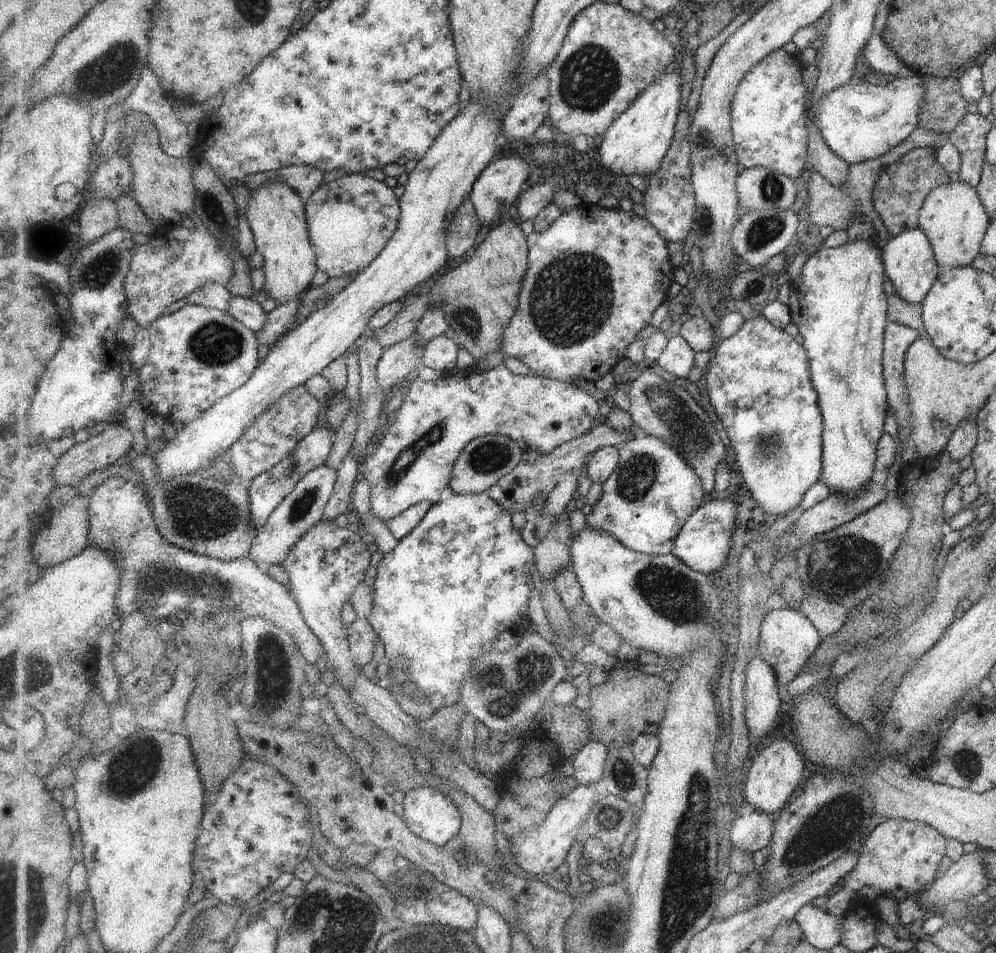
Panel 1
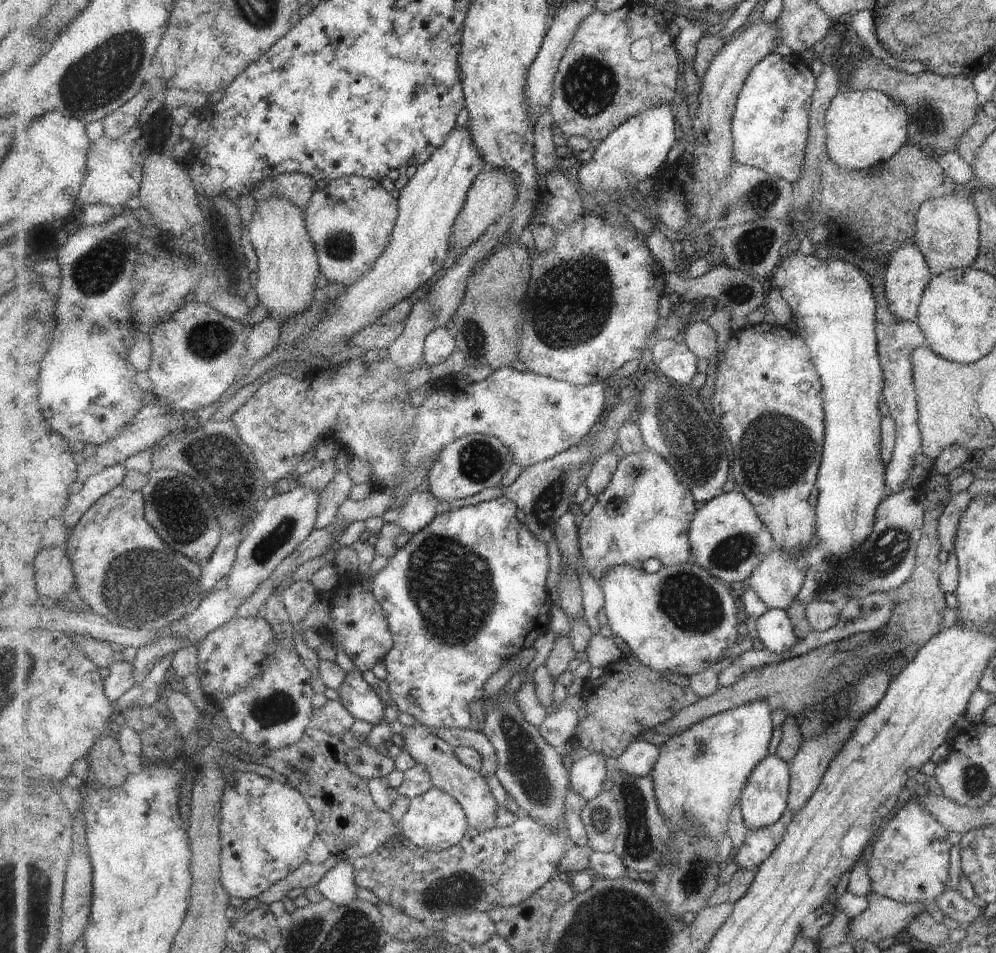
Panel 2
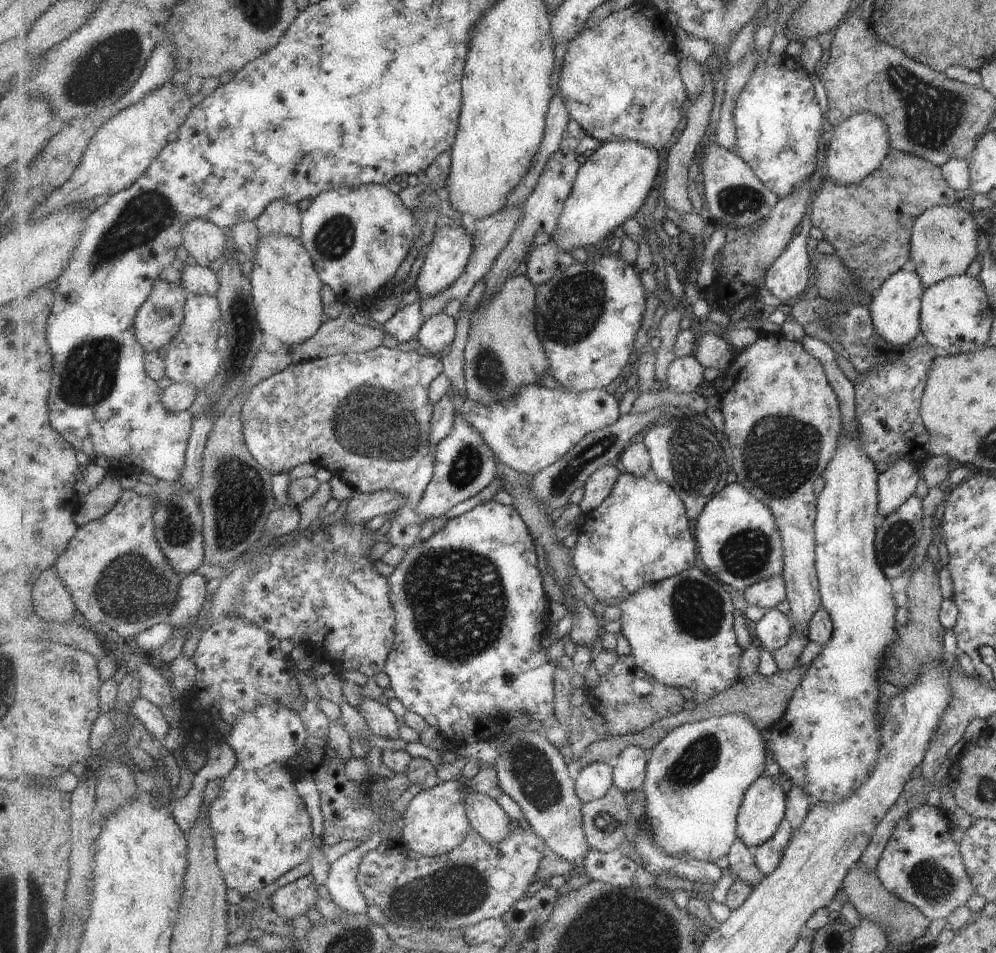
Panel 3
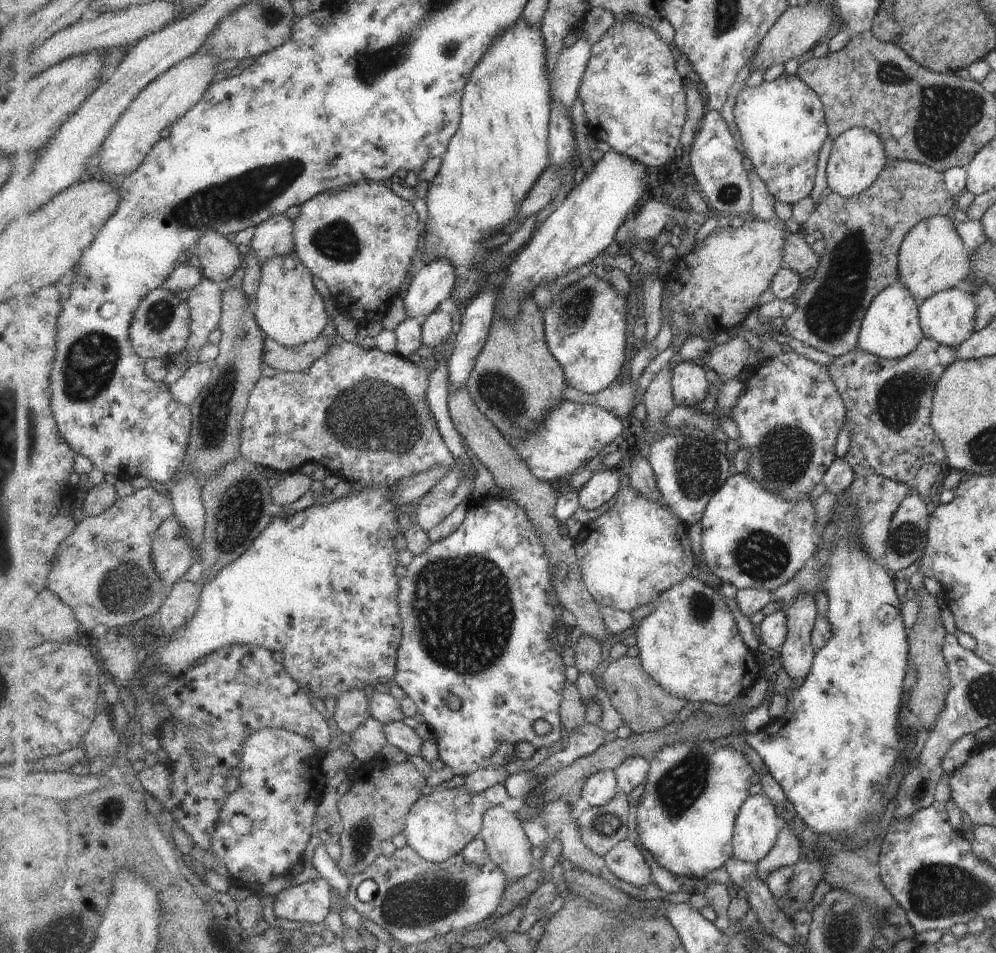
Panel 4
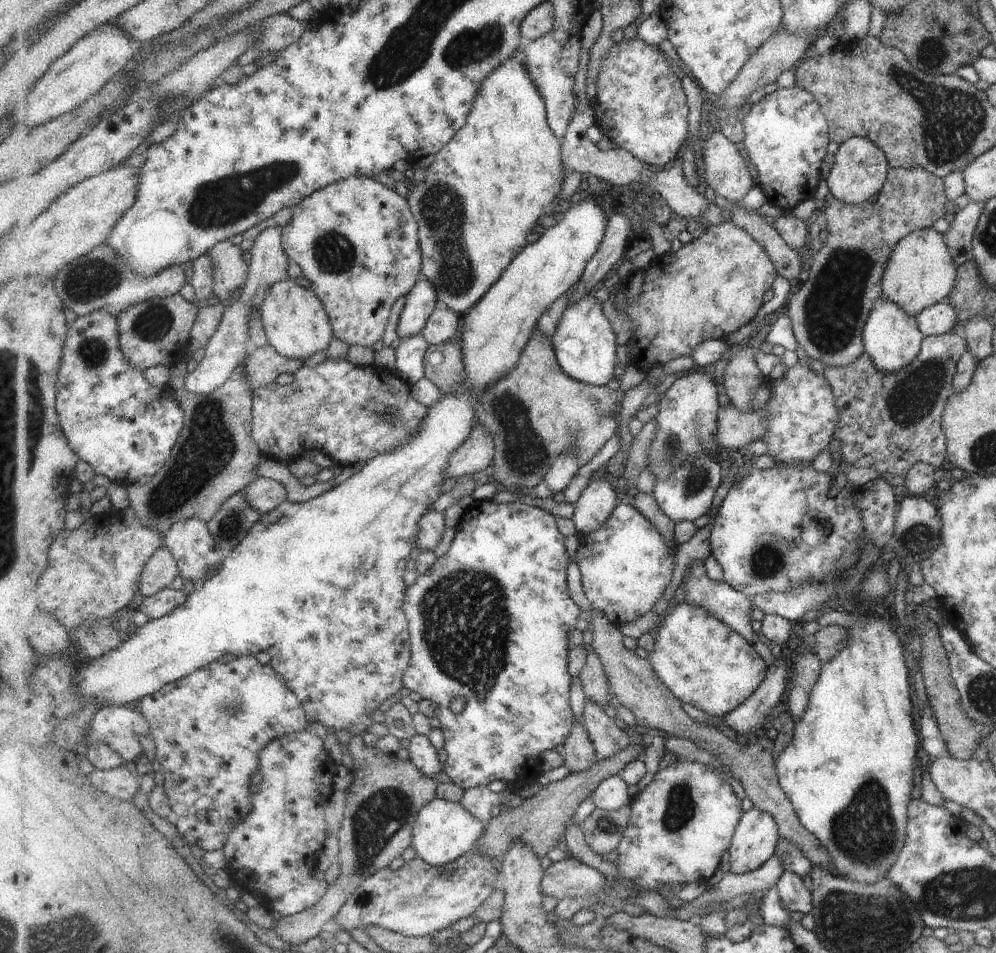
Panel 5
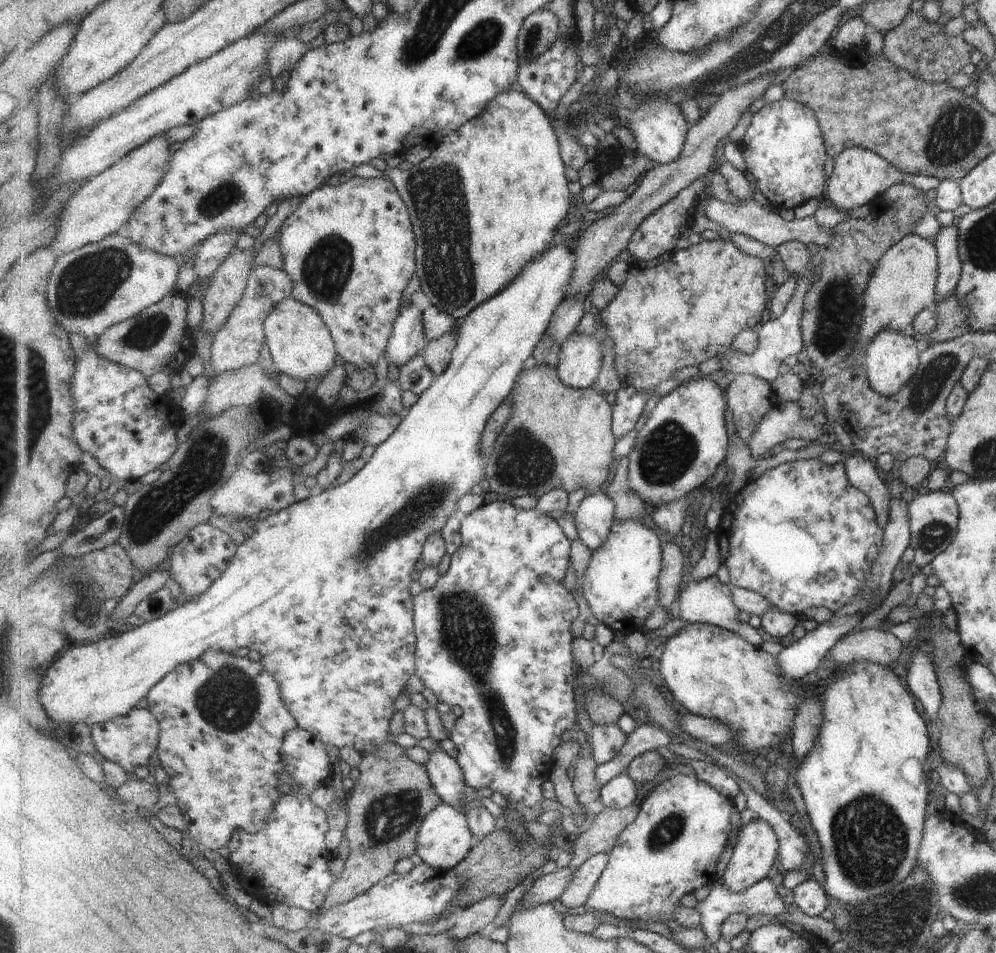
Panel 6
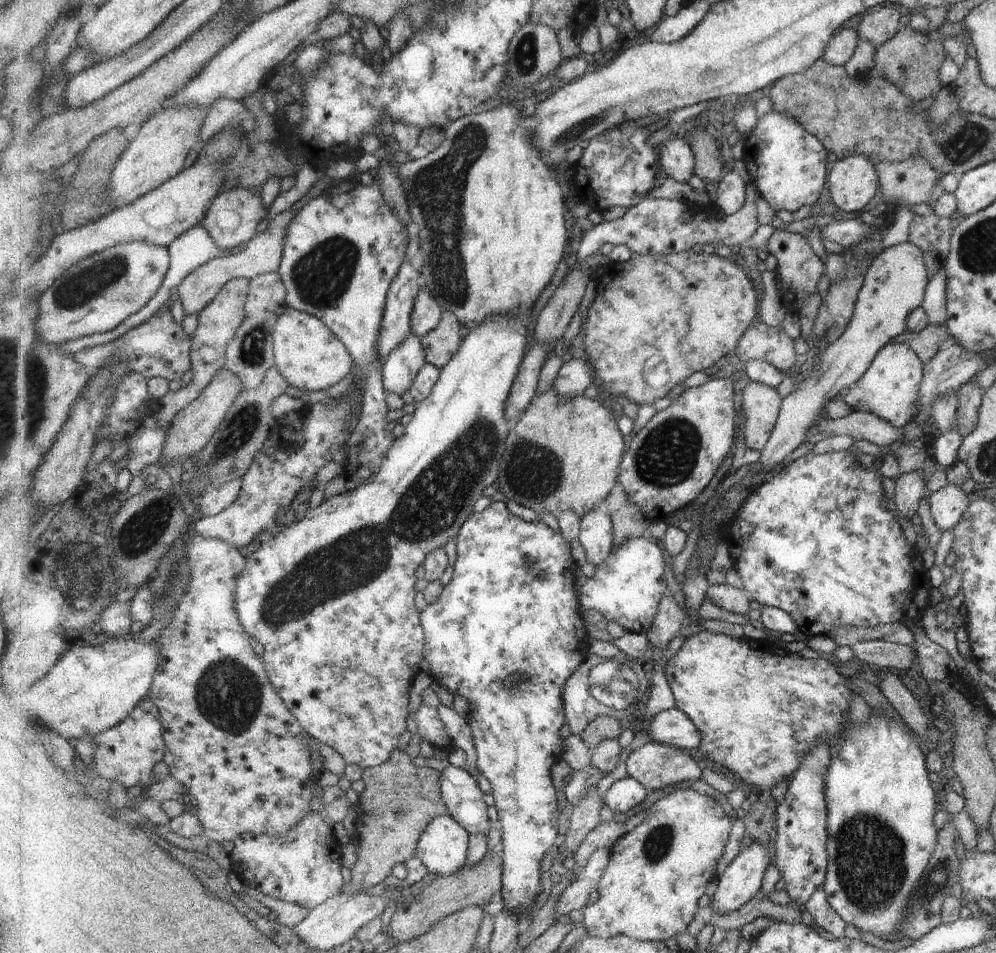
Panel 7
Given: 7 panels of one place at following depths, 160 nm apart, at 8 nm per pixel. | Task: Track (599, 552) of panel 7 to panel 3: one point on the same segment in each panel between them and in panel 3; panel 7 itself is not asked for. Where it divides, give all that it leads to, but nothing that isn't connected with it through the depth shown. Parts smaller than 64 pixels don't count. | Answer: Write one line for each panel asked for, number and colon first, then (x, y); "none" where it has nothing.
3: (599, 487)
4: (601, 488)
5: (598, 500)
6: (594, 519)

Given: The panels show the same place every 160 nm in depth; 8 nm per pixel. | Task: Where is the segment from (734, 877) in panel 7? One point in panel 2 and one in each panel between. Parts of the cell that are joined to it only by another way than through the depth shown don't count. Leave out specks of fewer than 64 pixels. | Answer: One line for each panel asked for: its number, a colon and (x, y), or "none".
2: (765, 799)
3: (763, 810)
4: (756, 832)
5: (756, 839)
6: (757, 849)

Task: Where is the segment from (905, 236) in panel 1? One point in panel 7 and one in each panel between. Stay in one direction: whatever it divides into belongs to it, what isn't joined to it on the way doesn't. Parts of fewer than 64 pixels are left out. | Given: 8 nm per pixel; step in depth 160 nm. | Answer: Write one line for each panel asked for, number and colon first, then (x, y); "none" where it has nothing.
2: (906, 275)
3: (894, 308)
4: (890, 330)
5: (891, 339)
6: (890, 358)
7: (889, 388)

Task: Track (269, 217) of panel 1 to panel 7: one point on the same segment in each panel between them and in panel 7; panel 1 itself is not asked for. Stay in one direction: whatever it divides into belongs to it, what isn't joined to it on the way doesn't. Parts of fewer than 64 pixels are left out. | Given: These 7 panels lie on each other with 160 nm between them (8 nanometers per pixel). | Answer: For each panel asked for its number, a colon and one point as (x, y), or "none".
2: (288, 266)
3: (286, 287)
4: (290, 310)
5: (297, 324)
6: (299, 340)
7: (308, 354)

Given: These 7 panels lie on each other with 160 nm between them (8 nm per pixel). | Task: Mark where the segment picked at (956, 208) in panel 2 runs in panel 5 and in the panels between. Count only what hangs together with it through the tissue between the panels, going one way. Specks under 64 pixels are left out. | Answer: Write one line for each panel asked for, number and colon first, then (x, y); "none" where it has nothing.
3: (942, 244)
4: (931, 258)
5: (919, 273)

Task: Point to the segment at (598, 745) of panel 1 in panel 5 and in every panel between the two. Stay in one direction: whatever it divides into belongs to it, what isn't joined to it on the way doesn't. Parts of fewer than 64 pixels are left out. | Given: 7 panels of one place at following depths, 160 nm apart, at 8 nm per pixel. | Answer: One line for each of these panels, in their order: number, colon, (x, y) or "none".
2: (588, 774)
3: (594, 782)
4: (600, 789)
5: (612, 794)

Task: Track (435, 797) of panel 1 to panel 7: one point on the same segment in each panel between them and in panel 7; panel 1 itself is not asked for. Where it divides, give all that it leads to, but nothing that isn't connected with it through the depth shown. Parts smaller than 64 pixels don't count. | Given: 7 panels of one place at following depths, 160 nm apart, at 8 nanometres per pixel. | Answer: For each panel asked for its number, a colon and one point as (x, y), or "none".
2: (436, 821)
3: (436, 821)
4: (440, 825)
5: (445, 831)
6: (445, 840)
7: (443, 849)

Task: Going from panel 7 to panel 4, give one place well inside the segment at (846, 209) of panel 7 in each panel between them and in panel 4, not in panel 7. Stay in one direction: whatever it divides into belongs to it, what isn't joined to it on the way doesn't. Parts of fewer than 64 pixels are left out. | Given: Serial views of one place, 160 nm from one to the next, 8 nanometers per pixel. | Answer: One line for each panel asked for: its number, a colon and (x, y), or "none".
4: (856, 157)
5: (857, 170)
6: (859, 177)

